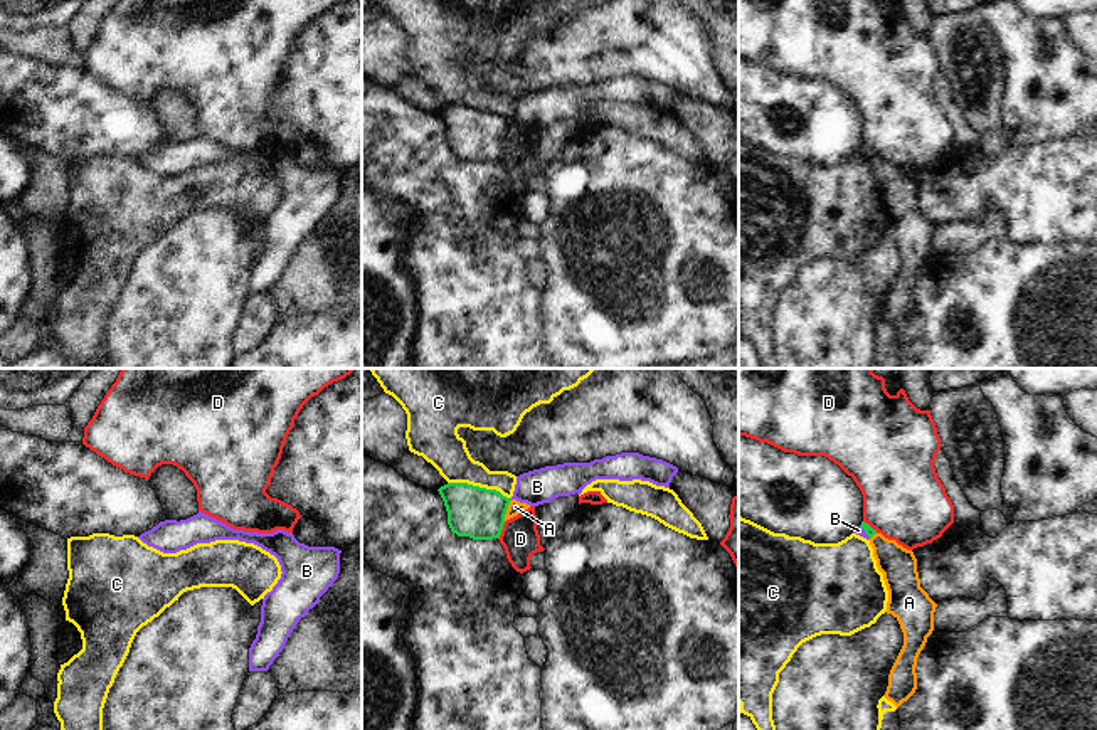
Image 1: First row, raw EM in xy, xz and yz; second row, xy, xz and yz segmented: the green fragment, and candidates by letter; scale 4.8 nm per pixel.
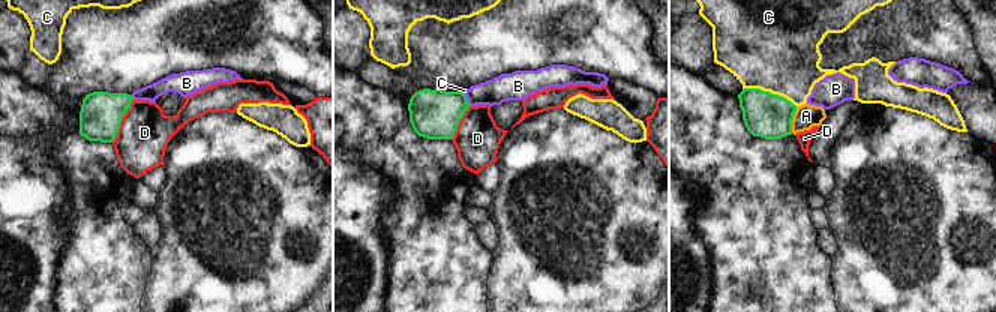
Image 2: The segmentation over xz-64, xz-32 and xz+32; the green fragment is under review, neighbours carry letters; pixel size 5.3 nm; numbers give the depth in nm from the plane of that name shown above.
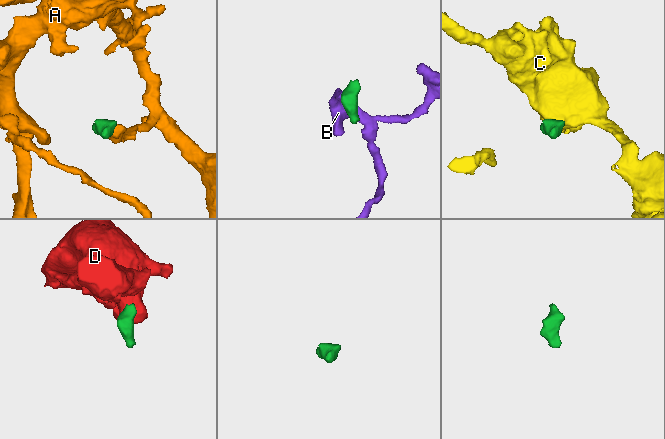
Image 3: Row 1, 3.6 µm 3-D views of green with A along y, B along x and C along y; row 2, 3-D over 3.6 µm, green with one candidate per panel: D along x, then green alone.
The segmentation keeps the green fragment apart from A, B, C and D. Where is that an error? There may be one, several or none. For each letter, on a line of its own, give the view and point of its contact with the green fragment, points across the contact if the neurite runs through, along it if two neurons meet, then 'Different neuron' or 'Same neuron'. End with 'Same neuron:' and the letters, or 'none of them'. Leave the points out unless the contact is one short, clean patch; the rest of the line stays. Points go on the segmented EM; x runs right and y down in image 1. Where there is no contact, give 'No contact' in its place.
A: Touches green at xz (507, 508). Boundary: xz (512, 500), (503, 520). Different neuron
B: Touches green at yz (865, 532). Boundary: yz (860, 525), (870, 537). Different neuron
C: Touches green at xz (478, 486). Boundary: xz (448, 481), (466, 481), (495, 488), (510, 498). Different neuron
D: Touches green at xz (502, 528). Boundary: xz (505, 522), (498, 539). Different neuron
Same neuron: none of them

